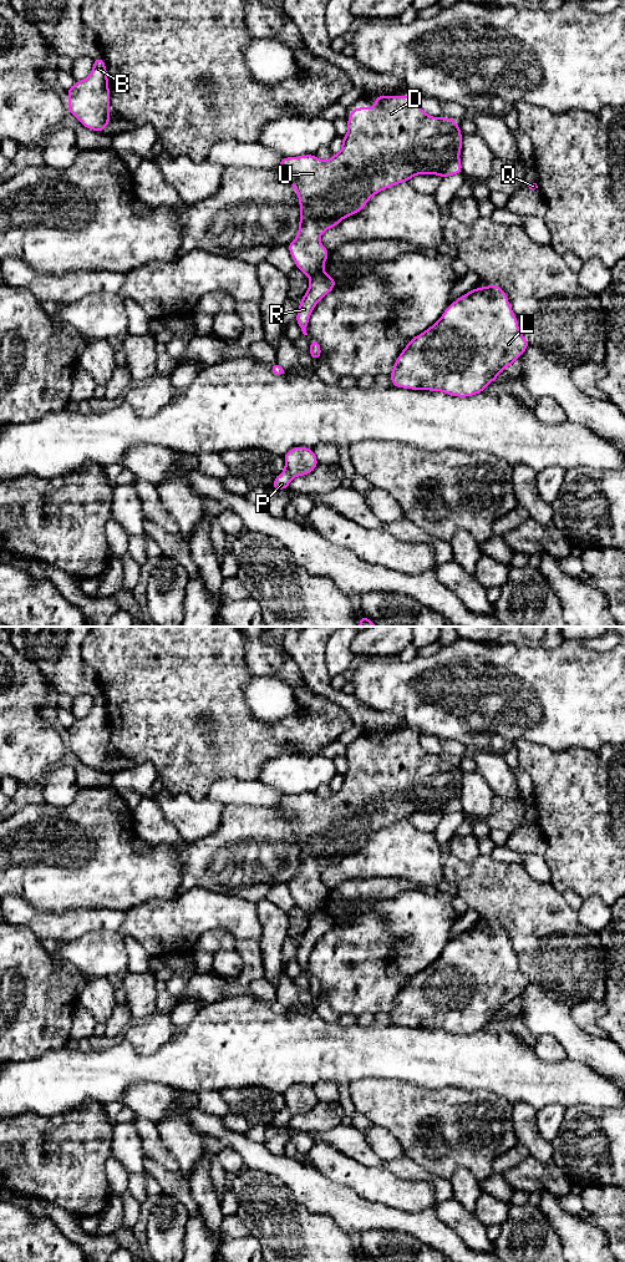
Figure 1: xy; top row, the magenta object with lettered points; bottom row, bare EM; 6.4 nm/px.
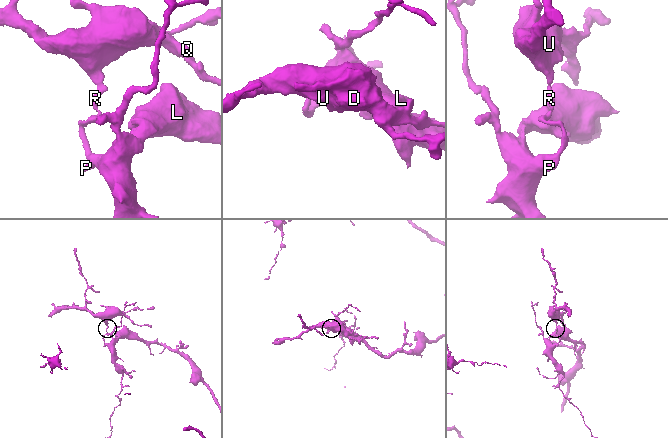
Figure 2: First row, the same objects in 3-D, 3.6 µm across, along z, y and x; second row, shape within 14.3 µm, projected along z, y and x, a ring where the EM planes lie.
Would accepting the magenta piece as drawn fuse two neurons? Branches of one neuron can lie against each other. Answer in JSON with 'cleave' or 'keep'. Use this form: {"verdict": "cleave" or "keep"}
{"verdict": "cleave"}

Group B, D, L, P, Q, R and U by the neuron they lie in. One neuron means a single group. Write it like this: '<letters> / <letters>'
B D Q U / L P R

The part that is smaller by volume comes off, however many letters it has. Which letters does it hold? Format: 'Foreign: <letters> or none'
Foreign: B, D, Q, U

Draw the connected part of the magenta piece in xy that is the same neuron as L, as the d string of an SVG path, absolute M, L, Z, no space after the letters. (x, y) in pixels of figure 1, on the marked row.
M498 285L474 288L451 303L438 321L408 341L390 374L392 386L477 395L528 349L504 290Z

